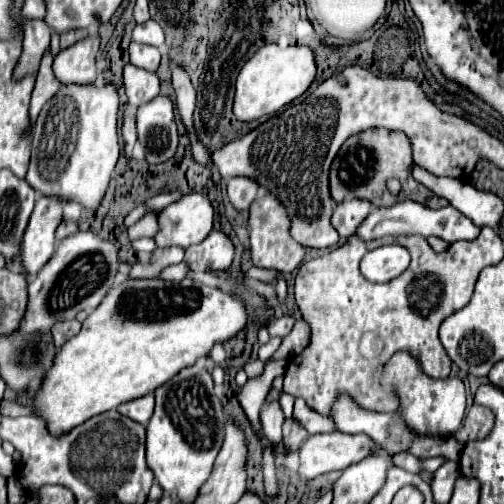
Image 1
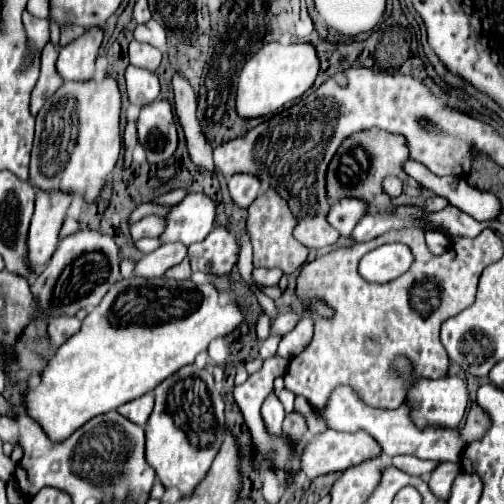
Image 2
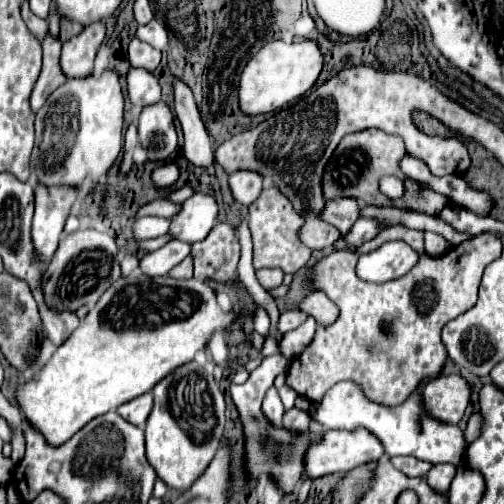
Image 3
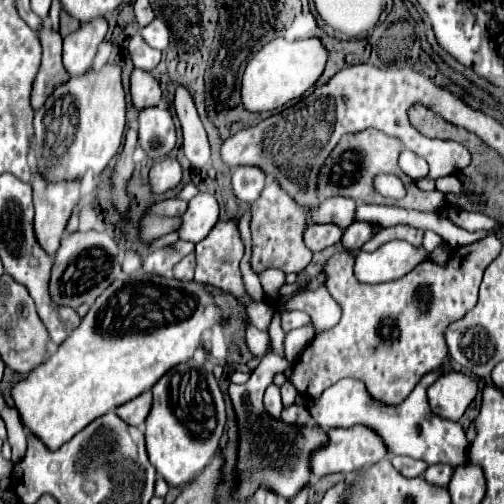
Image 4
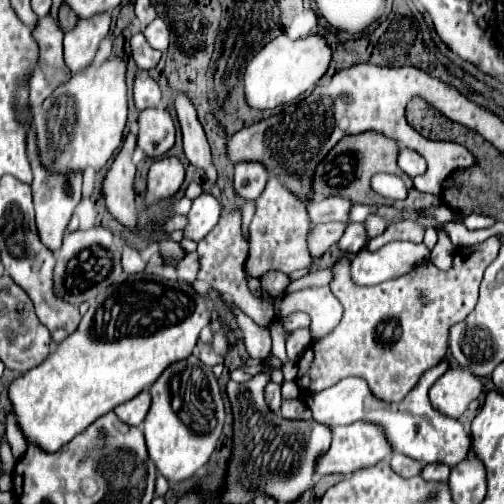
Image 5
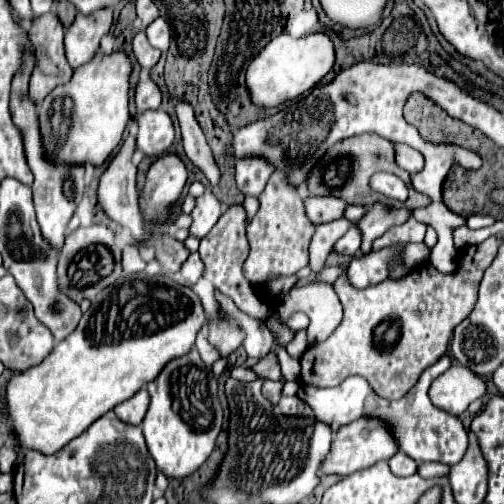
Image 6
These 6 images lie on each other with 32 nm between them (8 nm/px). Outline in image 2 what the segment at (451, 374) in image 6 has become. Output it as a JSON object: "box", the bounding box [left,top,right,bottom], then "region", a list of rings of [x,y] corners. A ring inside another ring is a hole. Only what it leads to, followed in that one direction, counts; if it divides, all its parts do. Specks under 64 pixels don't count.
{"box":[406,376,468,428],"region":[[[444,376],[438,380],[418,380],[406,396],[416,404],[412,420],[418,428],[424,424],[436,424],[446,428],[458,428],[468,404],[466,382],[458,376]]]}

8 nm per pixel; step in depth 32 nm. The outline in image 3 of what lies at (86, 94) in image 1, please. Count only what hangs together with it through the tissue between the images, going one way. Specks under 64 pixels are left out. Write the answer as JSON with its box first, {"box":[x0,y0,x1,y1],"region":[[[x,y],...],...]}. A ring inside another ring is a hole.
{"box":[34,68,124,186],"region":[[[106,68],[98,78],[72,78],[36,112],[34,140],[34,178],[46,186],[70,184],[80,186],[88,174],[94,180],[106,176],[122,148],[124,126],[124,94],[118,82],[118,72]]]}

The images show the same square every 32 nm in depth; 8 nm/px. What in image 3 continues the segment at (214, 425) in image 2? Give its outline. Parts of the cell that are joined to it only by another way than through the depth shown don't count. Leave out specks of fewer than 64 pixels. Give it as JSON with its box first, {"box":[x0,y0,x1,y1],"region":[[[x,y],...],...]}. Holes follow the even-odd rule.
{"box":[146,362,224,490],"region":[[[188,362],[170,372],[164,380],[152,388],[154,394],[154,408],[146,420],[146,456],[148,462],[154,466],[156,474],[176,490],[190,488],[198,476],[208,468],[216,450],[220,448],[220,440],[224,434],[224,396],[218,390],[212,370],[200,366],[198,362]]]}

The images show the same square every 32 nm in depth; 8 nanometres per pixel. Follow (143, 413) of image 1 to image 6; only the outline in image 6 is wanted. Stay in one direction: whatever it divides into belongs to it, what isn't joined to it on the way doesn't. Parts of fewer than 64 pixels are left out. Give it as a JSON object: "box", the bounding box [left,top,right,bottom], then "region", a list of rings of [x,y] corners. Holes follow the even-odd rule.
{"box":[114,392,150,424],"region":[[[136,392],[136,396],[124,400],[122,404],[118,404],[114,408],[116,416],[128,424],[140,424],[146,416],[146,410],[148,410],[148,404],[150,404],[150,396],[148,392]]]}

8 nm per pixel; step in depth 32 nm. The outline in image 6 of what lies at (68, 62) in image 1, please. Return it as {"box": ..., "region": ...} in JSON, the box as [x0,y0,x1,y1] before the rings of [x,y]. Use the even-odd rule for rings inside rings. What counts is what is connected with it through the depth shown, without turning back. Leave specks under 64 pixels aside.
{"box":[64,8,112,68],"region":[[[102,8],[100,12],[92,12],[92,16],[80,16],[76,14],[72,26],[66,30],[64,46],[66,46],[66,58],[72,68],[78,68],[86,62],[90,62],[100,46],[100,38],[110,30],[112,26],[112,10]]]}

